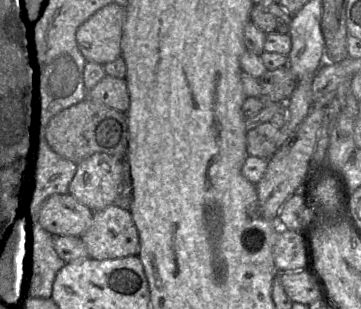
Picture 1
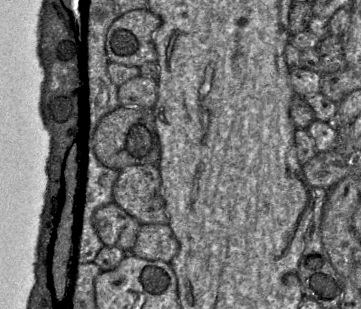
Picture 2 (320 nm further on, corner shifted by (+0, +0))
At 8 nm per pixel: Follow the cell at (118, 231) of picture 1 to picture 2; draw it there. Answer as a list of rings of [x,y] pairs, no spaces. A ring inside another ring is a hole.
[[[141,225],[130,253],[146,260],[170,263],[179,250],[179,243],[169,225]]]

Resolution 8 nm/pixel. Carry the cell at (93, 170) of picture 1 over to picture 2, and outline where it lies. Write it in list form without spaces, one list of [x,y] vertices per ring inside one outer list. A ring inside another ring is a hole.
[[[134,165],[121,170],[113,187],[113,202],[141,225],[168,225],[157,165]]]

